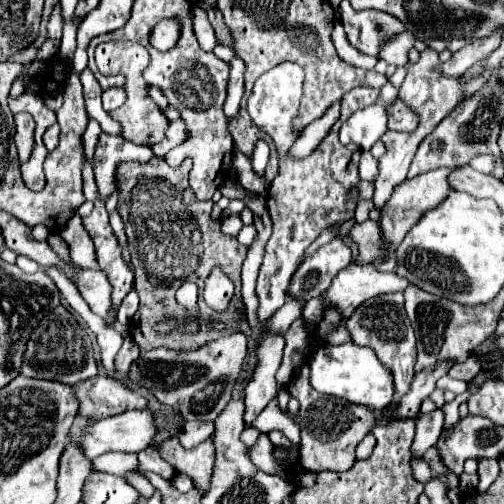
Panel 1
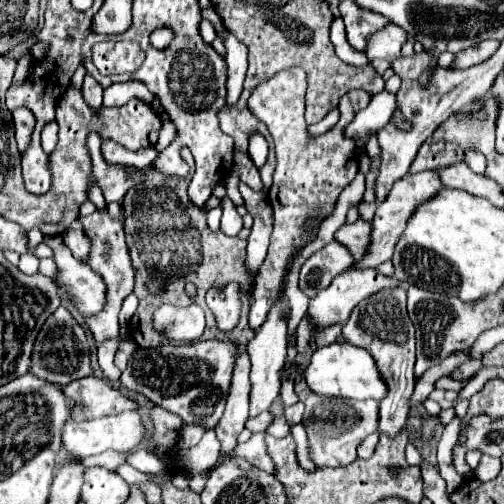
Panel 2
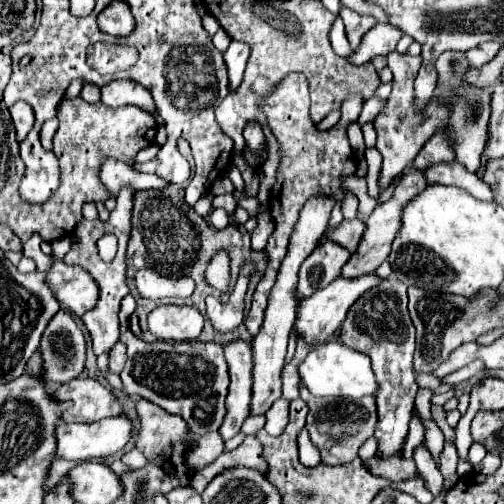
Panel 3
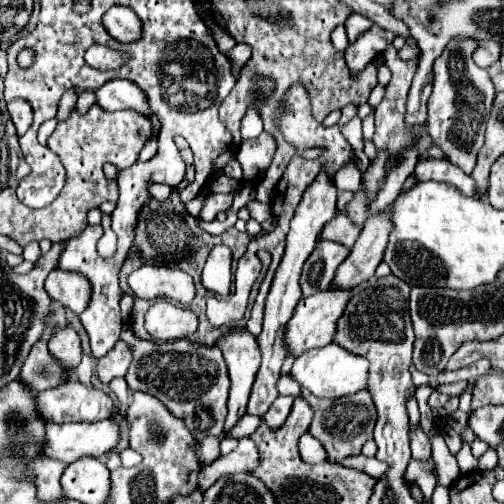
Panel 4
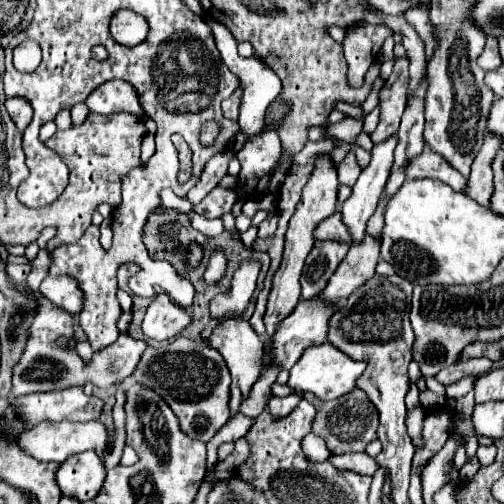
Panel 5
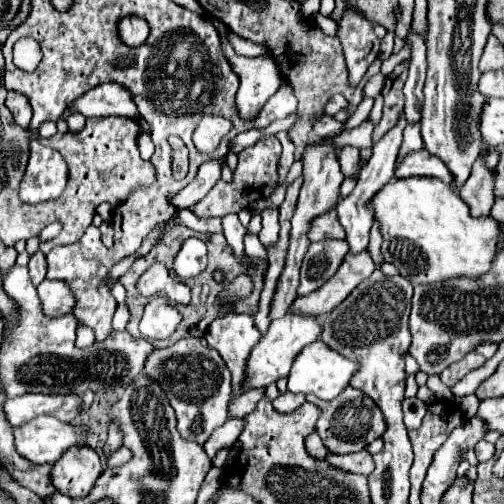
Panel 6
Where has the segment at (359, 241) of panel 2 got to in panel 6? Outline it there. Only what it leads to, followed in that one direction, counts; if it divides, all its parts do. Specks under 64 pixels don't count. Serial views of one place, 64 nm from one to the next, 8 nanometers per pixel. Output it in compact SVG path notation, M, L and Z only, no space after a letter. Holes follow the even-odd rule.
M336 210L326 212L324 216L318 216L316 220L312 220L312 228L308 230L308 238L310 238L312 242L326 240L326 238L338 238L338 240L344 240L344 238L346 238L346 232L344 232L342 224L338 222L338 214L336 214Z

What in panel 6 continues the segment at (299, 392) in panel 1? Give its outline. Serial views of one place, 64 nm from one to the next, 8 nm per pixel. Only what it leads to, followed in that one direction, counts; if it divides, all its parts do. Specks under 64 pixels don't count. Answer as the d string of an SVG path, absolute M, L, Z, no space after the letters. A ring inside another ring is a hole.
M348 386L340 396L336 396L334 400L320 400L312 394L306 396L308 402L316 404L320 408L320 418L316 422L316 432L320 434L320 438L324 440L326 448L334 454L350 454L350 452L360 452L364 450L372 440L380 438L386 424L384 424L384 416L380 412L380 408L376 408L376 404L364 396L360 390Z

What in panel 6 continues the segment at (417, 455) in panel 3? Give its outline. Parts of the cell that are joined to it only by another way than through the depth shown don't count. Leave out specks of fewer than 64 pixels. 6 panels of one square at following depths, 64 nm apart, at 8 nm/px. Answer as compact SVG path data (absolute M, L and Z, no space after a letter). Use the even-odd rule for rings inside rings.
M406 398L404 400L404 424L408 430L416 430L422 424L422 418L426 414L426 404L420 398Z

